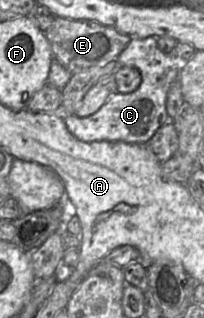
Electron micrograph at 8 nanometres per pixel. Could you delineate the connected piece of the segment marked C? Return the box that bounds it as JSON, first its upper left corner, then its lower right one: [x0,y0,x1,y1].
[64,37,181,144]

